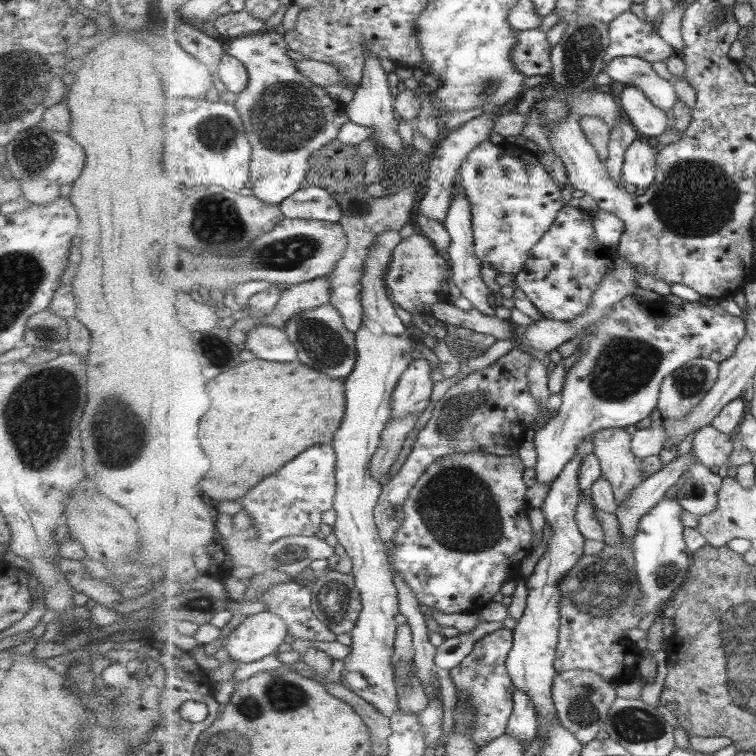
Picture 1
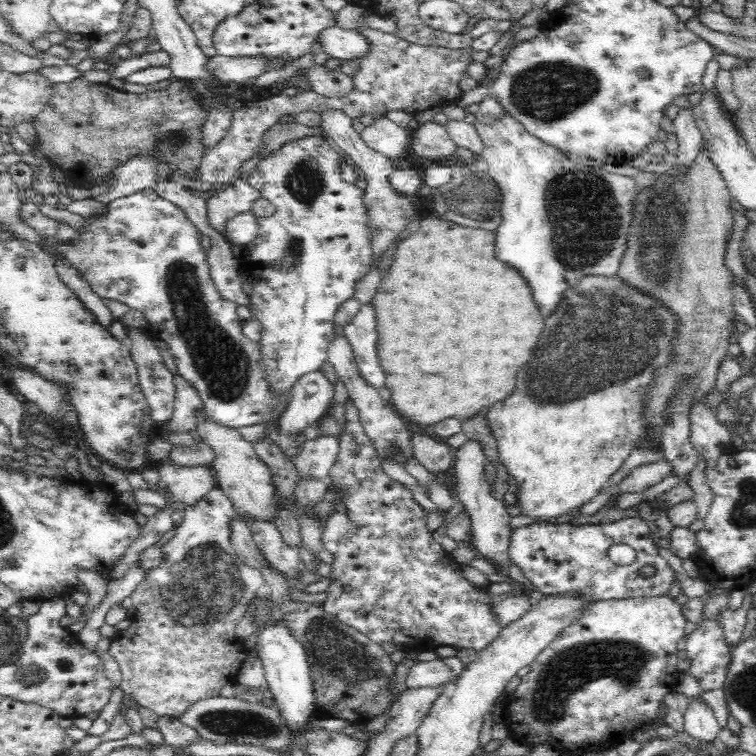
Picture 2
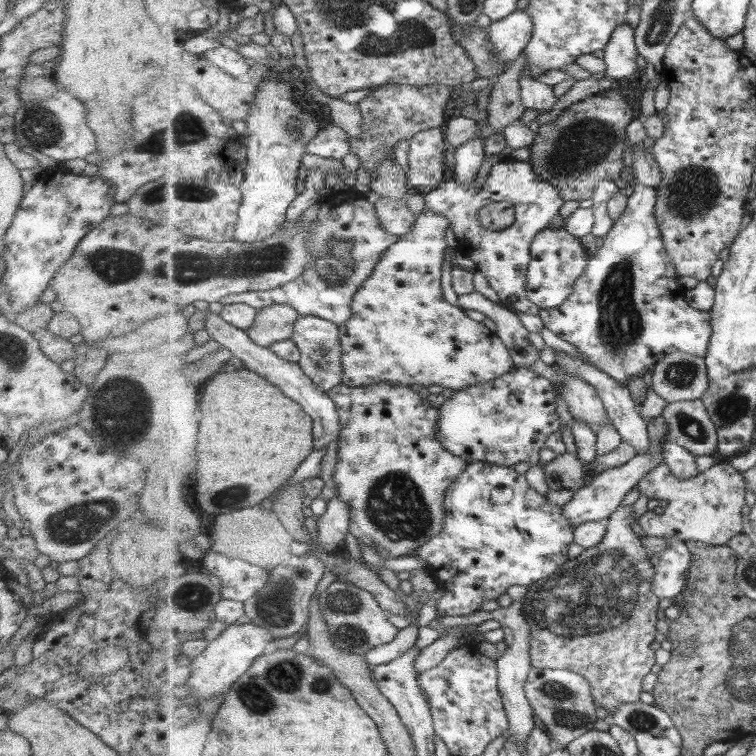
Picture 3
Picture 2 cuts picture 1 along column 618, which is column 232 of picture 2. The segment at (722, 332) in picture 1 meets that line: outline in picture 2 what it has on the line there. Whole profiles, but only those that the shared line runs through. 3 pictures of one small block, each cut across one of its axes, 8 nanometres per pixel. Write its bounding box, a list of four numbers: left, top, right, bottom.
[46,188,287,428]

